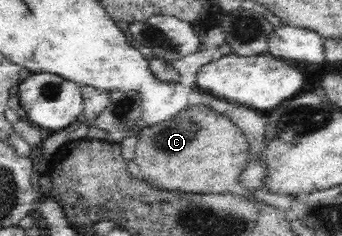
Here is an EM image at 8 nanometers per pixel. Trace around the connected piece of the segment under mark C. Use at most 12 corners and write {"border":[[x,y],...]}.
{"border":[[195,103],[137,134],[141,179],[226,193],[244,133]]}

